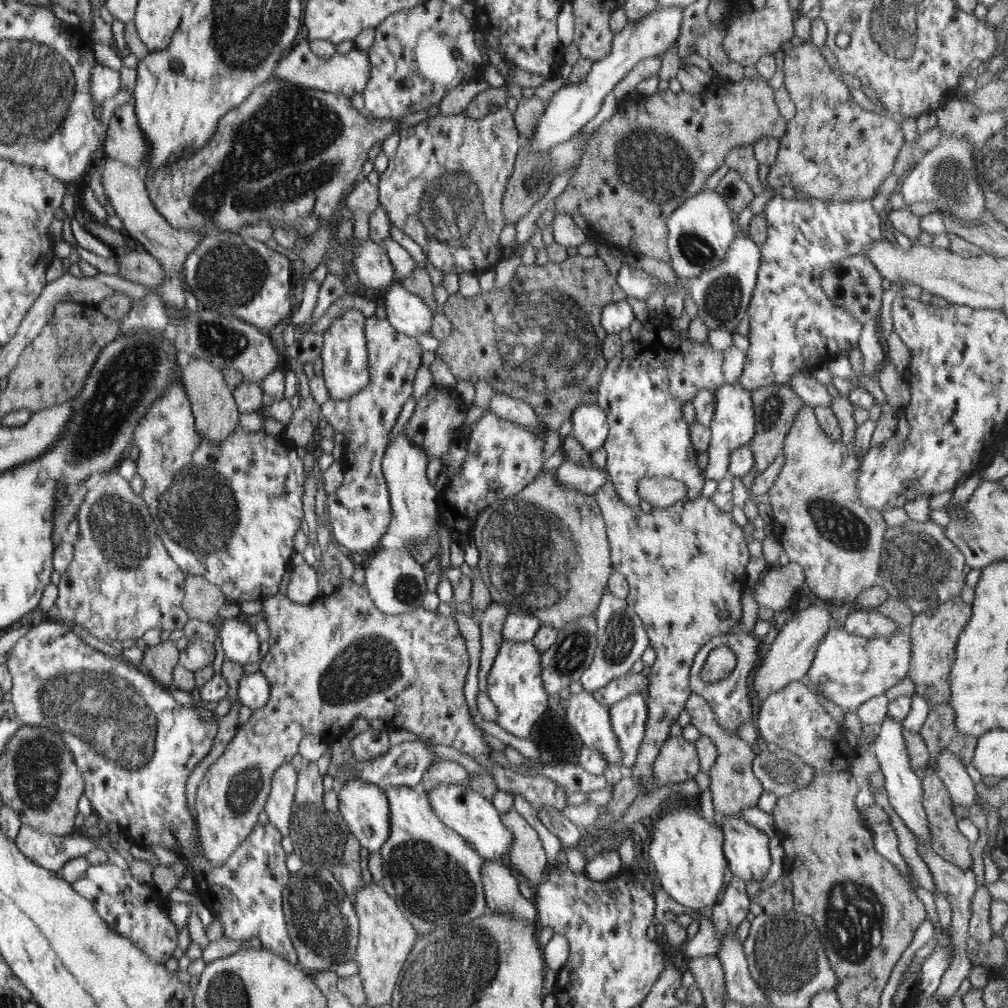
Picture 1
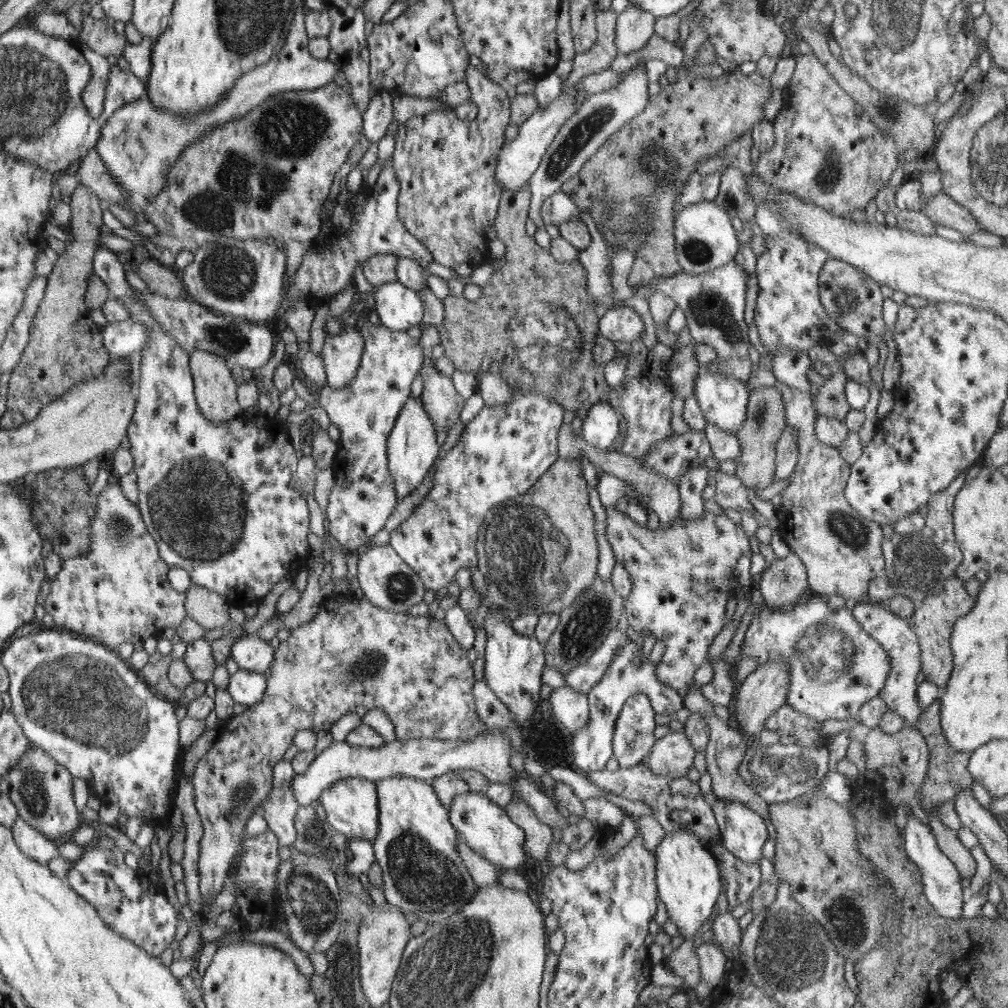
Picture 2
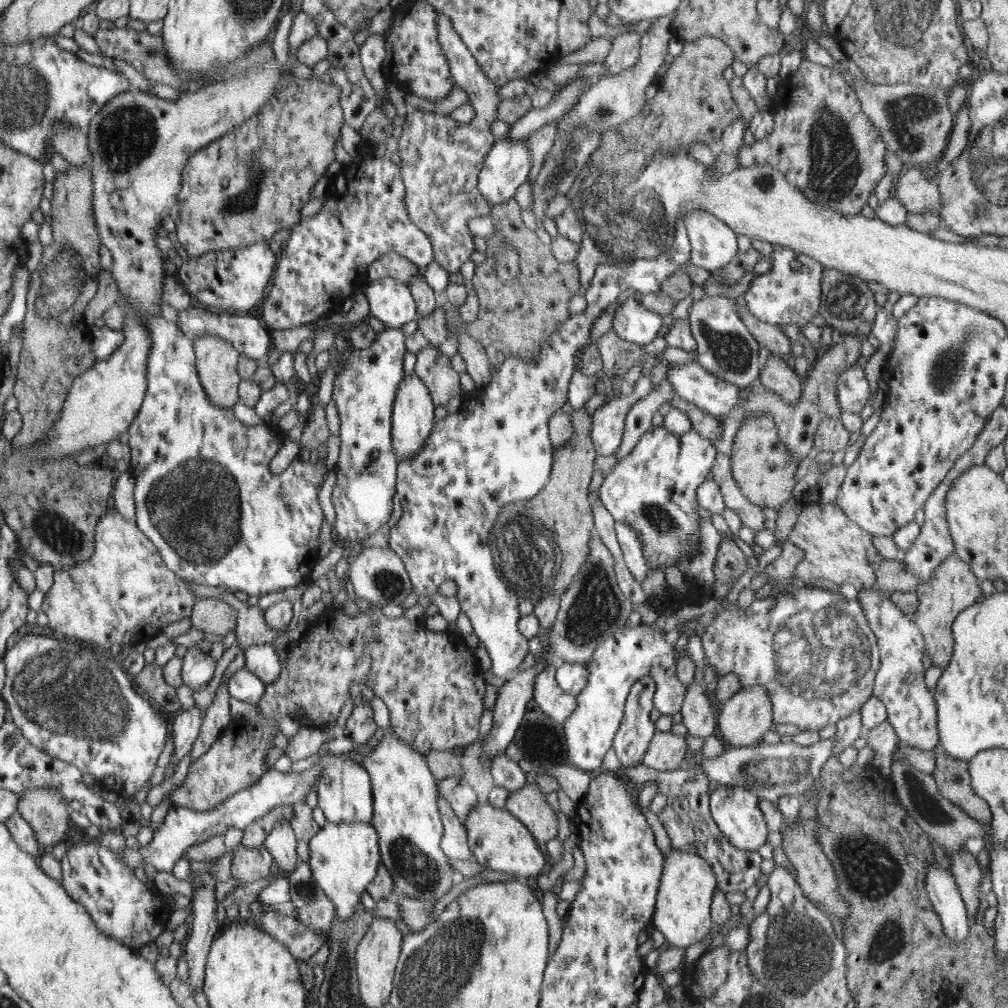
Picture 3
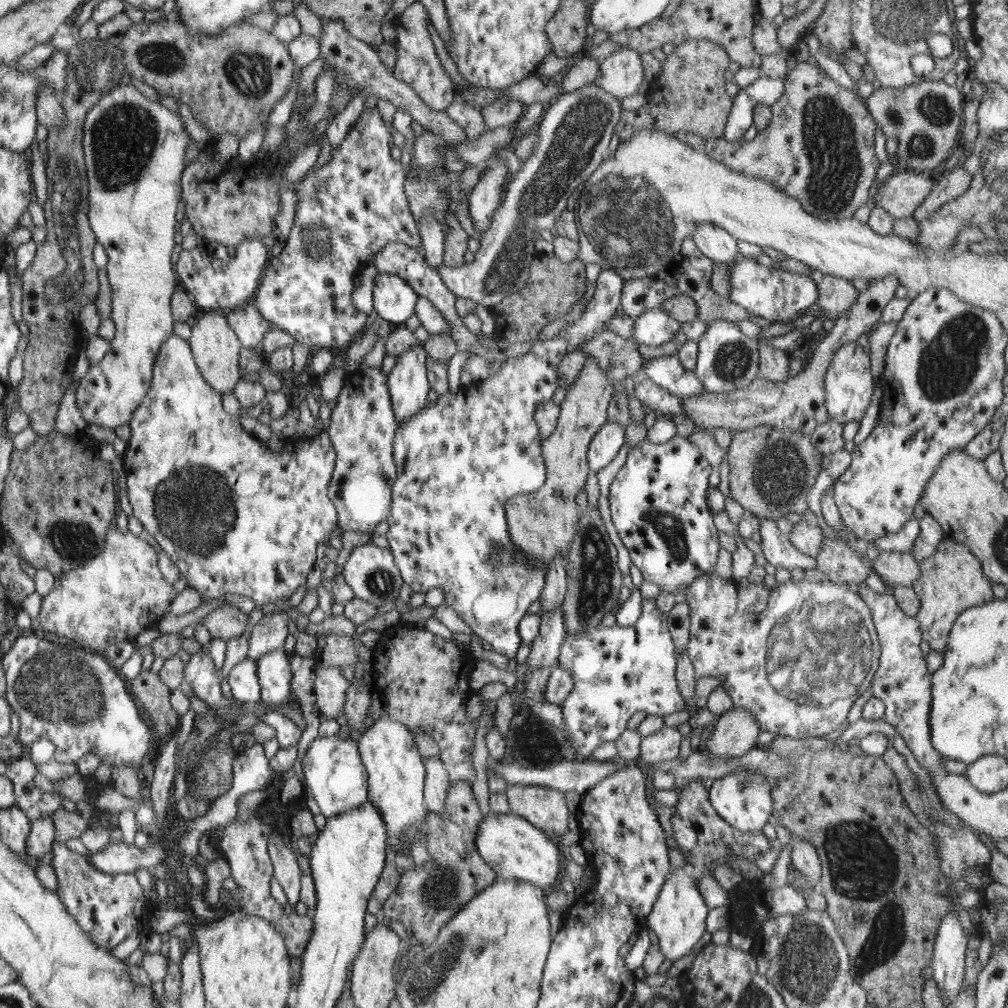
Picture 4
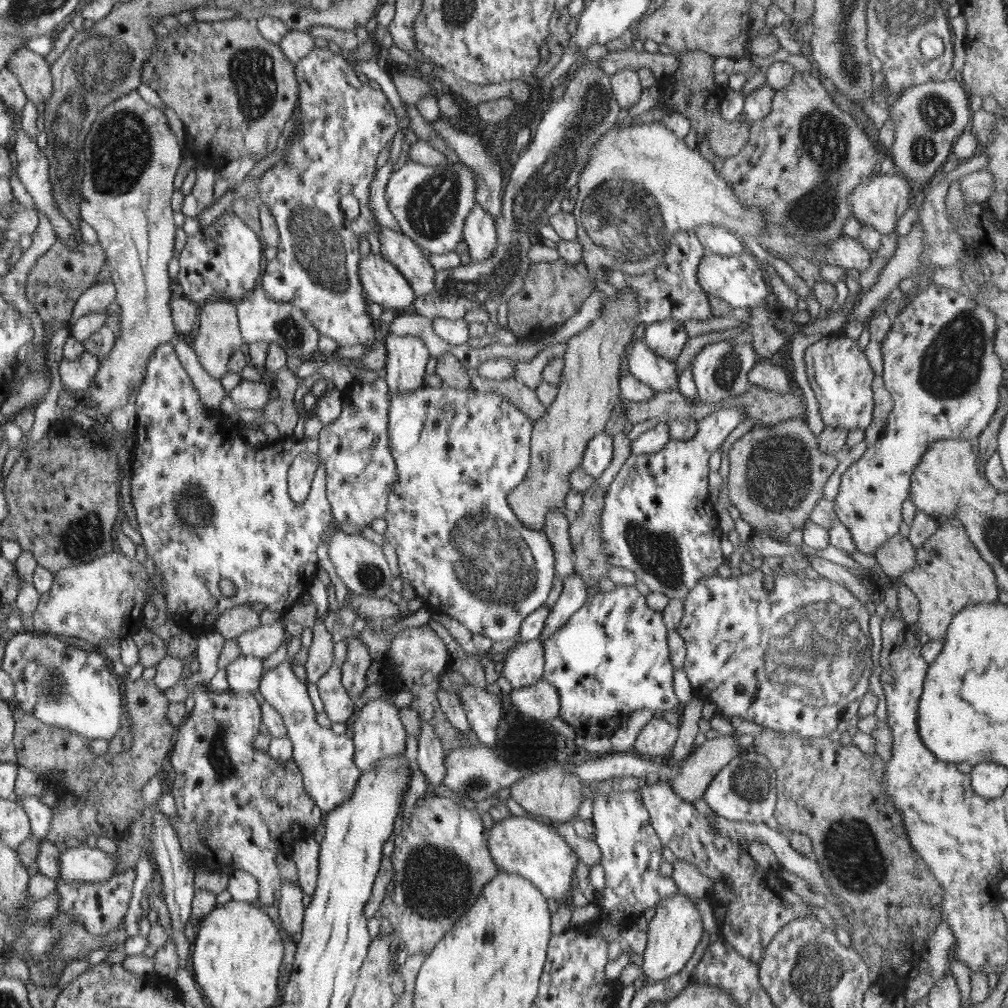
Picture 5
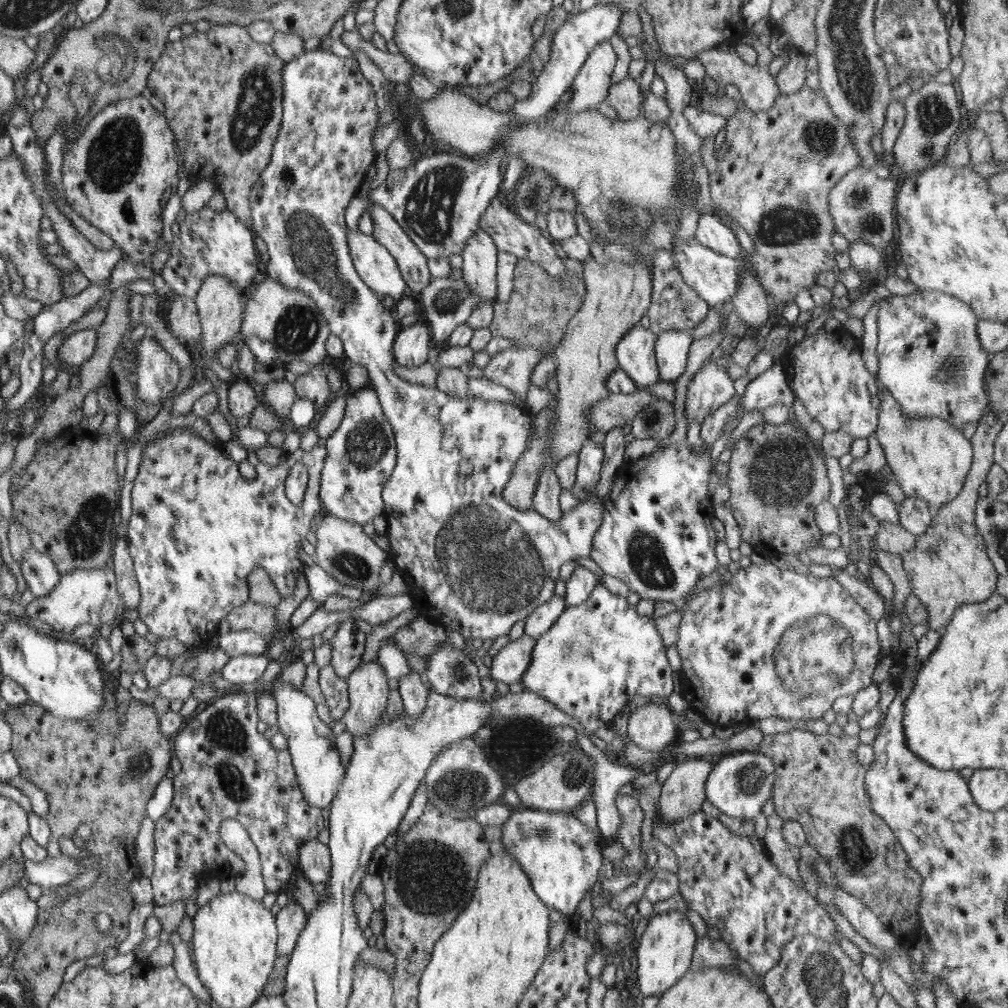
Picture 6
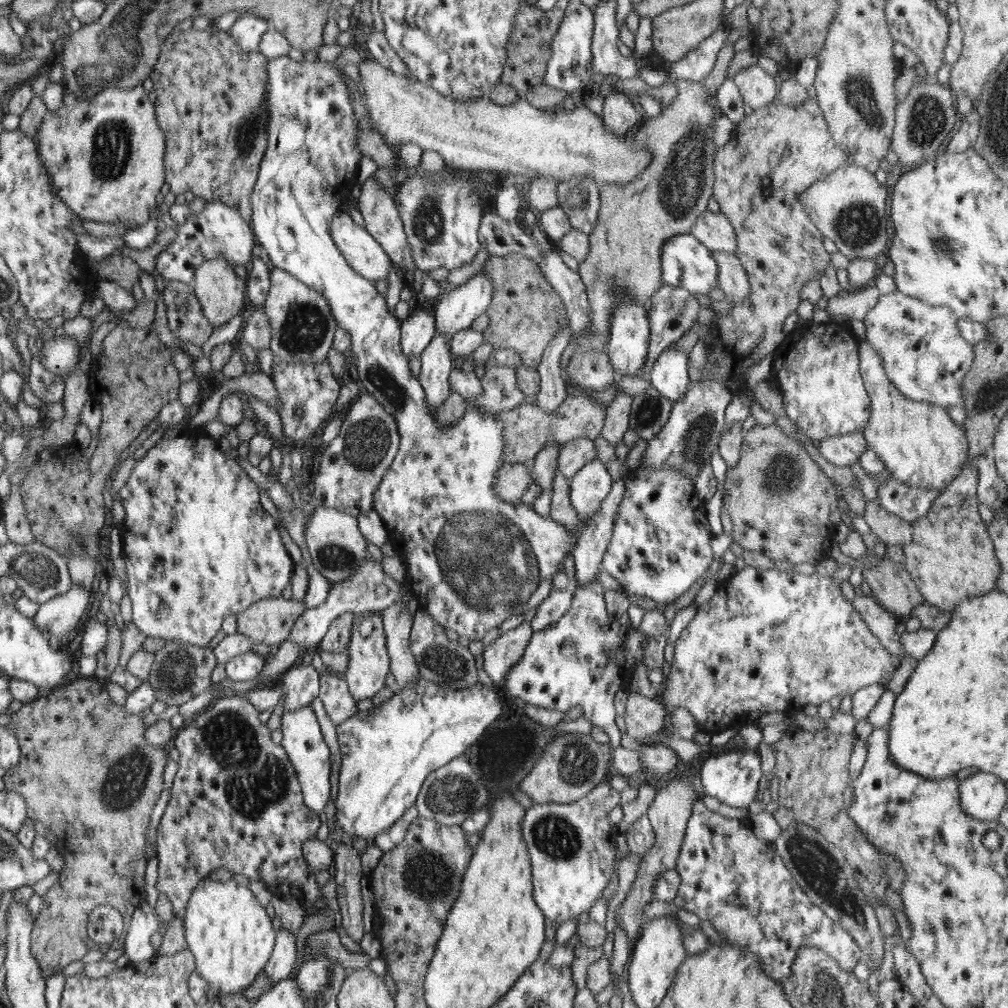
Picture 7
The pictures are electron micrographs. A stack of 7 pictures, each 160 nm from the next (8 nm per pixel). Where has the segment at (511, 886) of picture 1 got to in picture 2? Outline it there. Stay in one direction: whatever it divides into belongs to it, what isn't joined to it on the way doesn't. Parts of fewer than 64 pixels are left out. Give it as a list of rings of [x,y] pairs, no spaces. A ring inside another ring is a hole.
[[[457,834],[456,852],[462,858],[464,866],[469,870],[473,881],[477,886],[494,886],[499,884],[498,880],[504,867],[494,866],[473,852],[464,842],[464,839]]]

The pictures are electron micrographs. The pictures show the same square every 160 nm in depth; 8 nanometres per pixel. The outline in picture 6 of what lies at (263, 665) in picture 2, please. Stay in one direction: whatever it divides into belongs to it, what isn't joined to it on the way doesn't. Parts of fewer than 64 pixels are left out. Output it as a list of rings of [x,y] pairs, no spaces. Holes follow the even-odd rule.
[[[280,675],[273,680],[273,697],[277,704],[277,725],[279,732],[286,736],[287,751],[292,754],[297,782],[310,805],[327,808],[344,783],[344,766],[340,766],[340,754],[332,730],[318,718],[316,703],[302,689],[284,682]]]

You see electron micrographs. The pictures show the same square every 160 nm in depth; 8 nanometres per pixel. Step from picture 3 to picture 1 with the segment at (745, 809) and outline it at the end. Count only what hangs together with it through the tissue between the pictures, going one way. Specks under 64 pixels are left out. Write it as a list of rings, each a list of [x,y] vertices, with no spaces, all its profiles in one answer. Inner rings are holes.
[[[725,815],[724,824],[721,824],[720,828],[724,835],[724,857],[733,876],[741,878],[746,884],[761,883],[771,865],[769,836],[737,815]]]

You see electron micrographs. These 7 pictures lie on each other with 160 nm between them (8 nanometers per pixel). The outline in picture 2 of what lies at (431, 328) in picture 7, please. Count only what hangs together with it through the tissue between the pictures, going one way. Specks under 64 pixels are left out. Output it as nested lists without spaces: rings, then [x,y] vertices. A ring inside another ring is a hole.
[[[410,396],[400,411],[391,434],[387,438],[389,472],[392,473],[396,483],[395,489],[398,500],[406,498],[408,494],[412,494],[422,484],[422,480],[430,472],[436,456],[438,456],[438,444],[436,444],[436,425],[434,425],[434,420],[426,411],[421,397]]]

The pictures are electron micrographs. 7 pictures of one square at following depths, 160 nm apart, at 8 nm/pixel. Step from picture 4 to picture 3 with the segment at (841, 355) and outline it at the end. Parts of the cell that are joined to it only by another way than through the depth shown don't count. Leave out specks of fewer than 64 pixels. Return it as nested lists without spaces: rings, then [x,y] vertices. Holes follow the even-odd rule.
[[[858,363],[840,373],[836,386],[842,412],[859,413],[871,396],[865,368]]]

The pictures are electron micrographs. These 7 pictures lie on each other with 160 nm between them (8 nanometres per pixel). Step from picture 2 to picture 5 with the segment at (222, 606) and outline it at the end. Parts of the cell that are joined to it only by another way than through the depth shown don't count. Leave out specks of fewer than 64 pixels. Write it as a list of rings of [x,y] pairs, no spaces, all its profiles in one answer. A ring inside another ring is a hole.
[[[248,604],[237,605],[224,611],[215,624],[215,631],[225,640],[237,639],[243,632],[262,626],[259,613],[250,608]]]

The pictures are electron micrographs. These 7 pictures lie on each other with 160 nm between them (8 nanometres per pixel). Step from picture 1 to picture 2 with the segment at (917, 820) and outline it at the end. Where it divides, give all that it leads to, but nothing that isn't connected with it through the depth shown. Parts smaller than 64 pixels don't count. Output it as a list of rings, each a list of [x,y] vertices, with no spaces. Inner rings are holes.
[[[912,810],[907,816],[907,823],[903,830],[905,850],[910,861],[920,869],[921,883],[926,900],[934,907],[934,910],[942,917],[956,919],[963,913],[963,903],[966,900],[967,891],[961,885],[961,874],[954,864],[938,849],[937,838],[931,828],[923,824]]]

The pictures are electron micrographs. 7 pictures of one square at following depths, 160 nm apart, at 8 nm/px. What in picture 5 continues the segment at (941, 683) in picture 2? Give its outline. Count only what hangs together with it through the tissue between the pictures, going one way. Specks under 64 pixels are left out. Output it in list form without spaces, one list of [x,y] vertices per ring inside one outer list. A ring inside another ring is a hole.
[[[951,520],[938,523],[937,531],[920,548],[915,549],[915,555],[917,563],[901,576],[899,583],[904,583],[918,597],[921,610],[917,620],[919,630],[931,640],[944,640],[953,616],[965,606],[997,601],[1000,590],[997,587],[993,568],[970,542],[962,521]]]

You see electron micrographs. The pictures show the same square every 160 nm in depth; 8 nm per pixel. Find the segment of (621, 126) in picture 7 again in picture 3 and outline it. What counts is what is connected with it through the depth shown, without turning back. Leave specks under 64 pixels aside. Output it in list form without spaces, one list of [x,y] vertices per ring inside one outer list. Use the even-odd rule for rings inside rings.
[[[630,30],[612,40],[611,49],[605,58],[606,71],[604,77],[624,72],[629,69],[639,57],[641,49],[641,37],[638,32]],[[554,120],[554,122],[549,122],[544,124],[538,132],[531,135],[526,141],[526,147],[530,150],[530,155],[532,156],[532,168],[528,173],[528,181],[530,186],[533,187],[534,183],[542,169],[545,157],[555,147],[557,135],[557,123],[559,120]]]

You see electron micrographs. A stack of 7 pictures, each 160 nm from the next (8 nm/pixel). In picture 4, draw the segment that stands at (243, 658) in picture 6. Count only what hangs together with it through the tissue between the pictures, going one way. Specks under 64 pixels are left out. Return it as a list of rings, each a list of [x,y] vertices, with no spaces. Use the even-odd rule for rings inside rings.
[[[246,658],[234,666],[227,681],[236,702],[255,704],[261,700],[261,683],[255,659]]]

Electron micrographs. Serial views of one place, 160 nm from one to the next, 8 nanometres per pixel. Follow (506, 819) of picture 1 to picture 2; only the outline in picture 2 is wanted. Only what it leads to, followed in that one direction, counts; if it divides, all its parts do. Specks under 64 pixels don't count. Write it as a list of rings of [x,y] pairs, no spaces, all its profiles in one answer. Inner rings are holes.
[[[515,799],[504,807],[510,820],[514,821],[525,834],[526,852],[535,862],[546,860],[546,852],[554,838],[552,828],[544,824],[533,808],[530,808],[524,801]]]

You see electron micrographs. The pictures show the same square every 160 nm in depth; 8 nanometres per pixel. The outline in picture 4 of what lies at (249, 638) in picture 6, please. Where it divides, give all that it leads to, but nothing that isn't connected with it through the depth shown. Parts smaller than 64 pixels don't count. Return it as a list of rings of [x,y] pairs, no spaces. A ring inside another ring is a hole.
[[[274,611],[263,615],[262,620],[252,626],[248,658],[258,660],[274,649],[282,649],[288,636],[287,611]]]

